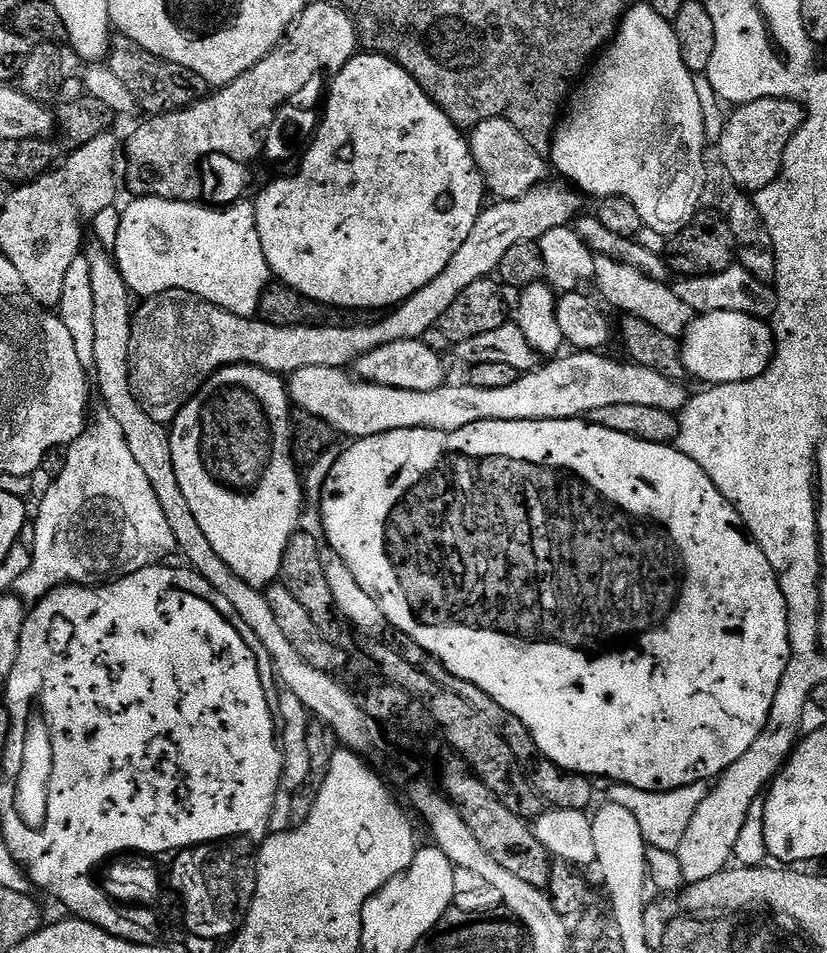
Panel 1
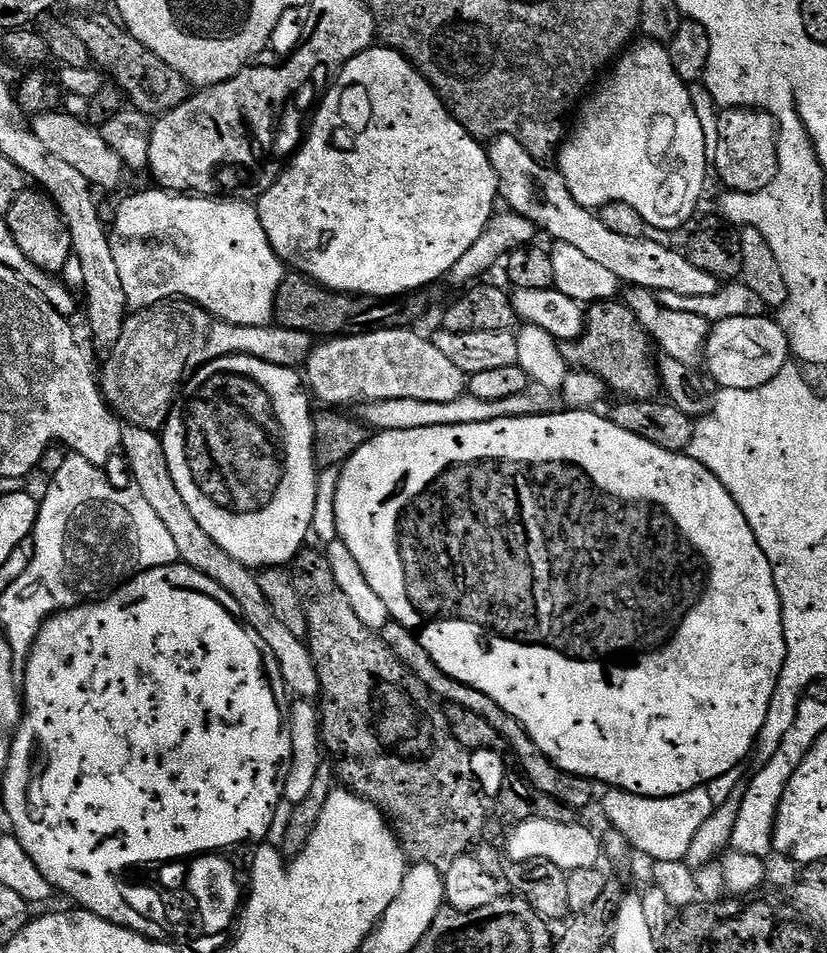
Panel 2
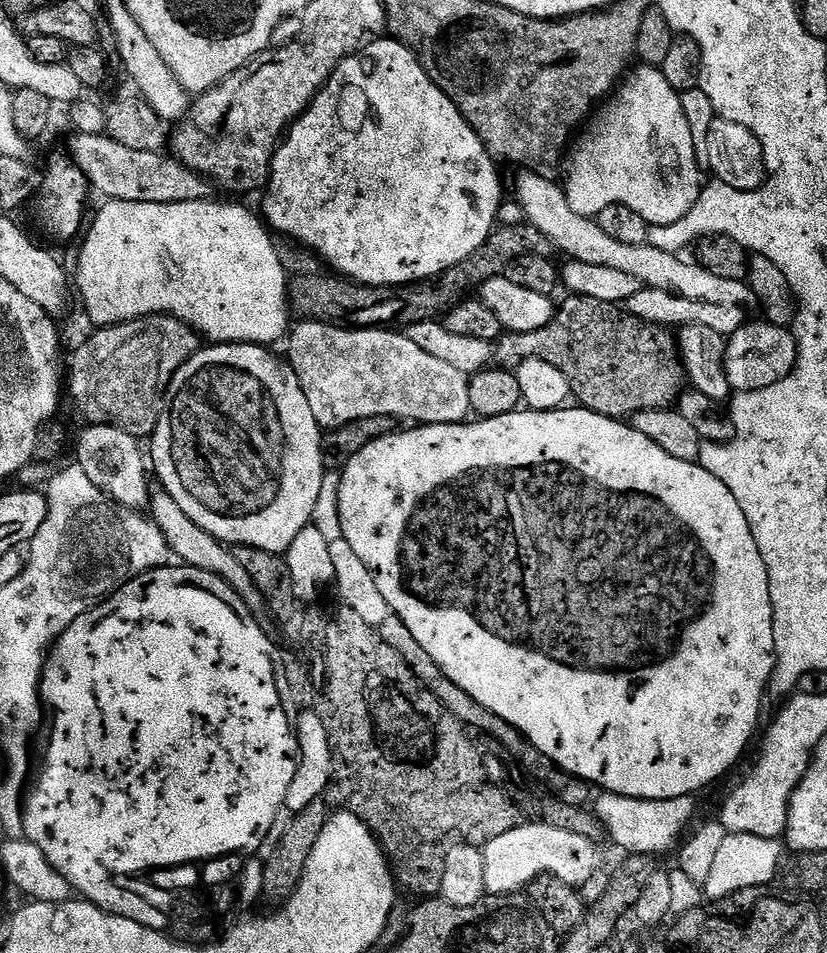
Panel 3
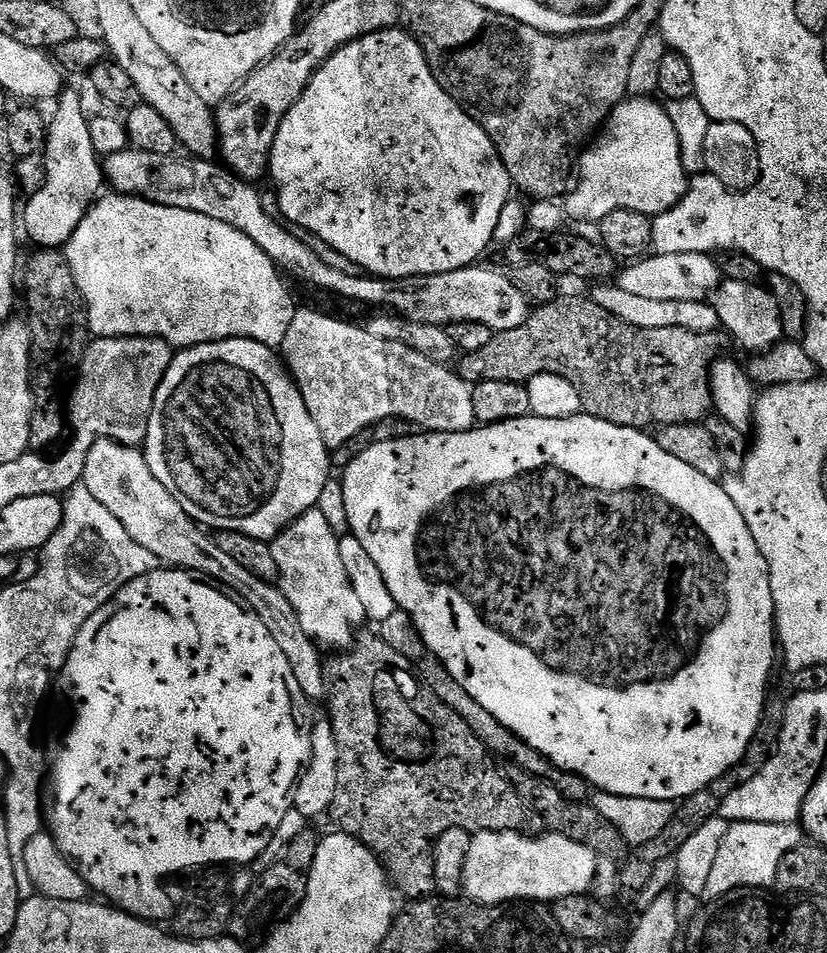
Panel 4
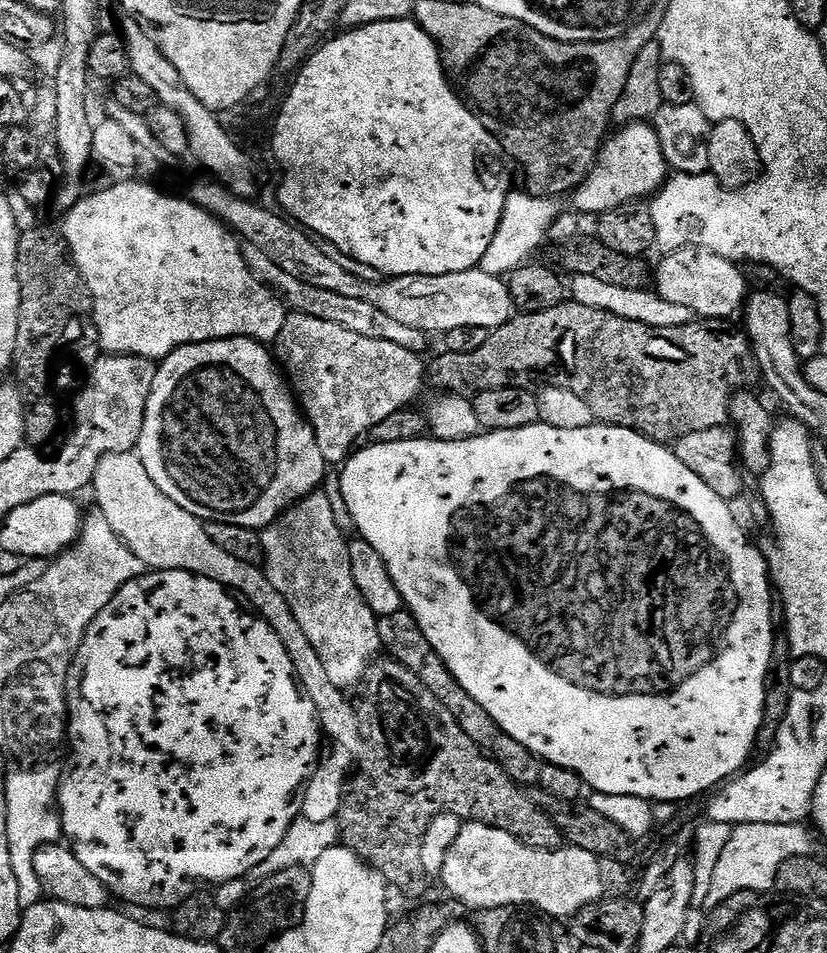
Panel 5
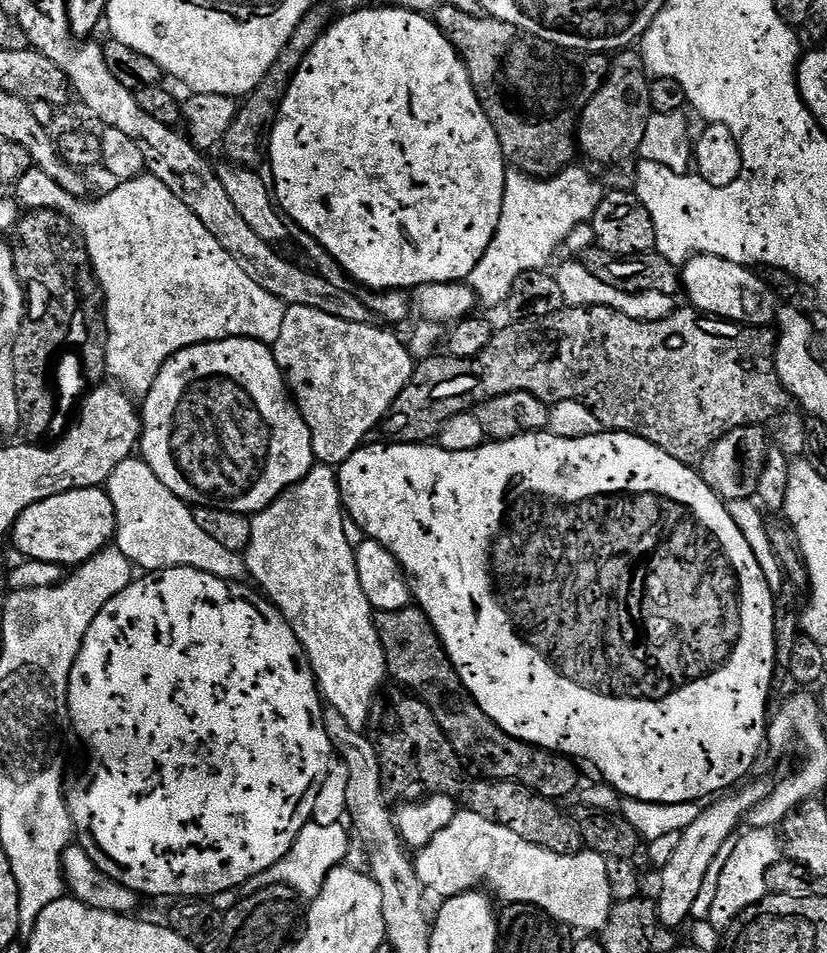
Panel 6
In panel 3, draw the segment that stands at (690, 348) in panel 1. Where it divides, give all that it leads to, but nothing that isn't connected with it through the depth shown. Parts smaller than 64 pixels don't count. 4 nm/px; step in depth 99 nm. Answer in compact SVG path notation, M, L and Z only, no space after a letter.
M767 322L745 323L744 327L727 337L724 345L726 378L730 378L733 393L766 390L774 382L782 382L796 369L796 338L789 329Z

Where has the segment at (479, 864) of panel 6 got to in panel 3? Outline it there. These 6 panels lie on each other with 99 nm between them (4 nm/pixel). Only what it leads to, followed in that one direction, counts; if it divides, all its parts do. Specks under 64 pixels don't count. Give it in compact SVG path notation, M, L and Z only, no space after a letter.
M521 823L520 827L502 834L502 838L494 838L494 842L484 845L482 851L486 862L486 893L489 897L512 896L512 888L527 889L541 876L555 876L557 880L573 886L586 882L598 871L596 864L597 845L586 838L578 838L578 834L570 834L565 828L554 830L554 826L545 824Z

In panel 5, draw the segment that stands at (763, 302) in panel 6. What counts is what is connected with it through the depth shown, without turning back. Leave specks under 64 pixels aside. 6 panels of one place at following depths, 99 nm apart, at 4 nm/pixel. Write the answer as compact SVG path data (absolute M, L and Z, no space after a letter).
M678 248L663 257L665 260L654 268L654 291L666 302L686 306L693 317L708 322L720 322L723 316L732 316L741 311L750 289L744 280L744 273L733 261L722 258L705 248Z

